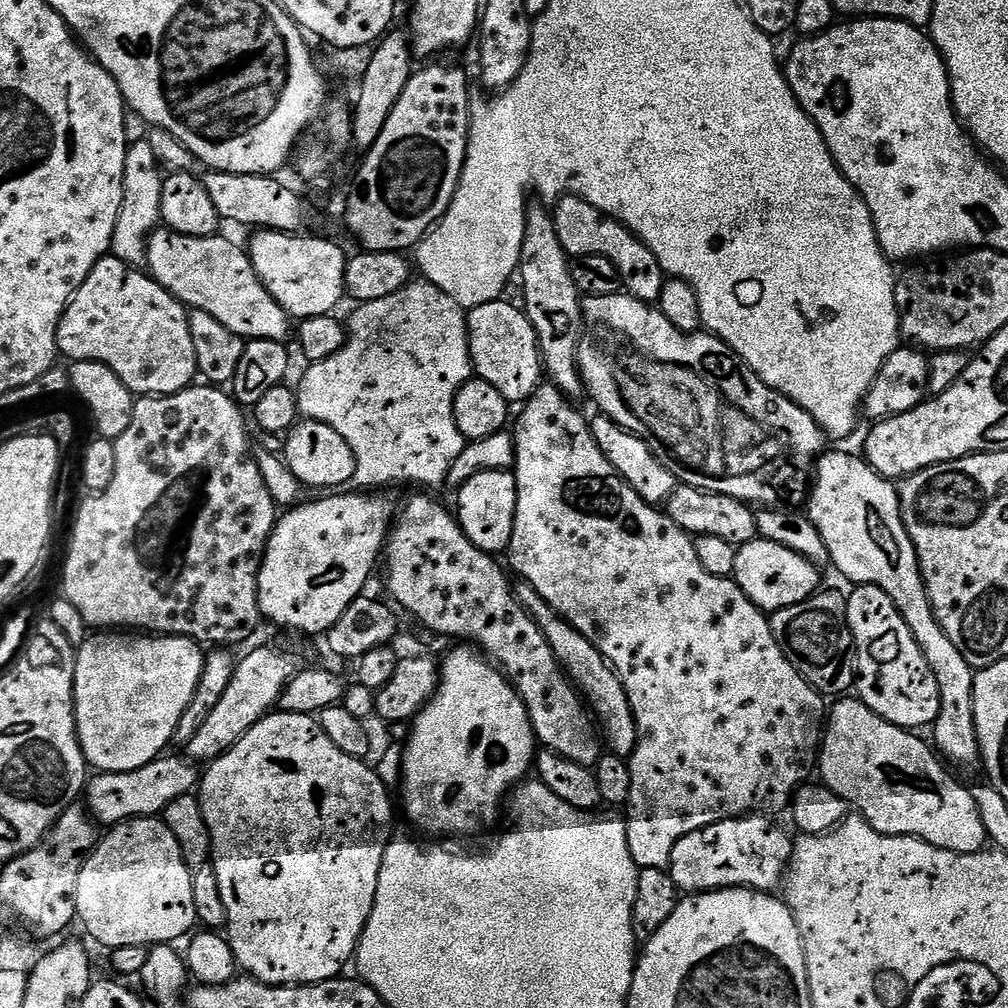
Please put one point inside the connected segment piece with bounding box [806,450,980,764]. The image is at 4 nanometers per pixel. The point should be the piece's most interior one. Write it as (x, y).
(857, 511)

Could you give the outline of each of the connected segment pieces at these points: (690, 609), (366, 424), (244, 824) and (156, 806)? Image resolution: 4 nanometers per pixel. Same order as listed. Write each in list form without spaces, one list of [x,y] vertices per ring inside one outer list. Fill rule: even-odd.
[[[541,383],[536,392],[525,400],[519,409],[520,417],[512,432],[516,443],[516,513],[514,514],[514,534],[508,543],[506,559],[512,563],[511,571],[520,575],[523,583],[530,585],[552,607],[556,615],[578,630],[589,640],[604,659],[612,665],[616,676],[626,690],[626,698],[636,719],[636,749],[632,752],[630,770],[630,798],[626,805],[626,823],[630,854],[637,868],[667,869],[674,846],[686,834],[702,830],[719,820],[734,820],[737,816],[749,814],[773,814],[789,807],[796,789],[813,775],[818,764],[822,729],[826,724],[825,697],[817,692],[797,668],[788,661],[786,654],[778,646],[772,633],[769,617],[760,611],[759,606],[736,585],[735,579],[727,576],[706,574],[702,562],[698,562],[693,537],[683,532],[659,507],[648,504],[636,493],[628,481],[610,466],[606,454],[594,442],[589,421],[575,408],[573,401],[565,396],[555,384]]]
[[[409,282],[405,284],[402,290],[398,290],[394,294],[386,294],[386,298],[378,298],[377,300],[371,300],[365,304],[360,304],[357,307],[357,312],[353,314],[349,320],[346,320],[346,339],[342,350],[338,350],[338,354],[334,354],[330,358],[325,360],[318,360],[307,365],[308,369],[304,372],[304,377],[300,380],[300,385],[295,385],[294,391],[296,394],[296,401],[300,407],[300,416],[305,420],[313,420],[314,422],[322,422],[326,426],[330,426],[334,430],[338,430],[338,434],[342,434],[342,438],[346,438],[346,442],[352,450],[354,450],[354,456],[356,458],[356,478],[355,483],[364,490],[380,490],[383,484],[441,484],[443,485],[448,478],[448,471],[450,466],[454,466],[454,461],[458,459],[458,454],[462,454],[464,445],[466,443],[464,435],[458,430],[458,422],[454,418],[454,398],[456,392],[466,383],[466,381],[473,379],[474,369],[472,366],[472,355],[470,354],[470,346],[468,345],[468,321],[466,319],[465,309],[458,306],[458,302],[454,302],[454,298],[450,298],[446,294],[442,294],[442,290],[438,290],[438,286],[429,284],[427,282]]]
[[[273,710],[268,715],[263,716],[254,726],[250,726],[250,730],[246,730],[246,734],[242,734],[242,738],[238,738],[238,742],[234,742],[234,746],[230,750],[226,750],[218,759],[211,761],[207,765],[208,768],[202,772],[202,779],[198,784],[198,799],[202,806],[202,814],[206,818],[206,826],[210,830],[210,838],[212,839],[212,859],[210,861],[212,869],[218,874],[218,890],[222,890],[222,903],[226,905],[226,935],[230,946],[234,950],[234,958],[237,965],[247,975],[254,980],[259,980],[262,984],[321,984],[323,980],[335,980],[341,975],[340,972],[344,967],[349,967],[350,961],[355,957],[356,947],[360,945],[360,939],[364,933],[366,922],[372,913],[374,906],[374,898],[378,894],[378,870],[382,870],[382,858],[386,854],[386,846],[388,841],[393,839],[392,832],[392,800],[388,797],[390,792],[389,785],[384,783],[380,777],[379,771],[375,767],[372,768],[368,764],[363,764],[356,756],[351,756],[351,751],[345,750],[341,745],[335,744],[326,734],[326,730],[321,726],[319,719],[315,715],[307,716],[306,714],[294,714],[283,710]]]
[[[161,755],[138,770],[93,775],[86,784],[86,807],[89,813],[101,825],[115,826],[130,820],[159,817],[174,798],[189,795],[197,787],[198,772],[192,769],[195,767],[187,759],[179,760],[176,756],[168,755]]]

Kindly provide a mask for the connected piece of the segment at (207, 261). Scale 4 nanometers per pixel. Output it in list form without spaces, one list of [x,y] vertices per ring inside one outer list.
[[[166,227],[148,237],[147,271],[174,299],[189,309],[218,318],[226,330],[249,340],[287,341],[290,317],[258,278],[251,255],[224,234],[194,238]]]

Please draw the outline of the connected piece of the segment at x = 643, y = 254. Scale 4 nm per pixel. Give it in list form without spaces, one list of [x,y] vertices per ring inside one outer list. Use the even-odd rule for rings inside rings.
[[[562,196],[555,201],[554,219],[556,233],[569,257],[598,254],[602,258],[610,258],[610,262],[614,262],[614,266],[620,272],[627,295],[645,302],[659,301],[660,291],[666,279],[662,266],[658,266],[658,258],[650,254],[650,250],[625,224],[590,206],[590,202],[586,202],[580,196]]]

